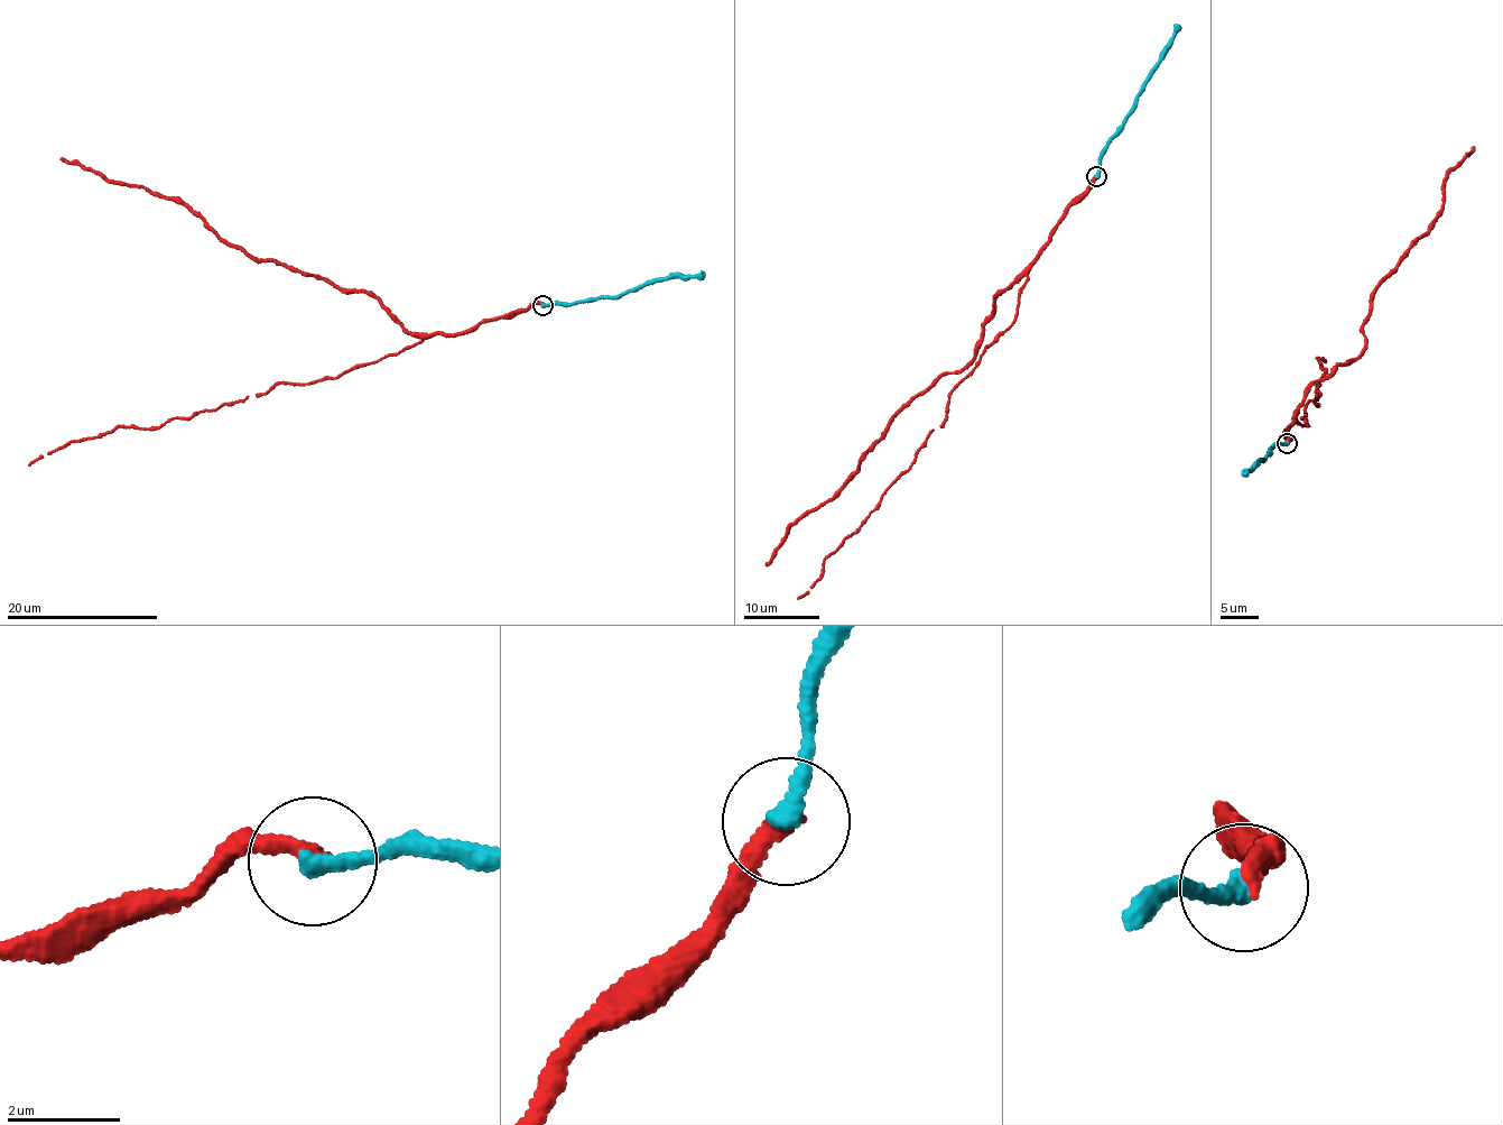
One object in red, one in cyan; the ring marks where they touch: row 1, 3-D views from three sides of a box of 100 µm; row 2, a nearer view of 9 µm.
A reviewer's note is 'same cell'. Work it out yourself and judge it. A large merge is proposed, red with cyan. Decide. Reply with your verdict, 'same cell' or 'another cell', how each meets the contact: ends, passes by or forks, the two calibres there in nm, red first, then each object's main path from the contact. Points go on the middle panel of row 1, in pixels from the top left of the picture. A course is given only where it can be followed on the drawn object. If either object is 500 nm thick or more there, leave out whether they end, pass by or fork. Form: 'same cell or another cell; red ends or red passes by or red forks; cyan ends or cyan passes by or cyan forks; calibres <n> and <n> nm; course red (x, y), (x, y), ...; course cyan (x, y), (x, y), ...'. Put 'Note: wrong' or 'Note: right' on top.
Note: right
same cell; red ends; cyan ends; calibres 320 and 320 nm; course red (1096, 177), (1065, 206), (1031, 263), (1010, 328), (984, 347), (951, 393), (940, 427), (798, 598); course cyan (1096, 177), (1098, 162), (1111, 140), (1120, 134), (1133, 112), (1139, 94), (1177, 24)

